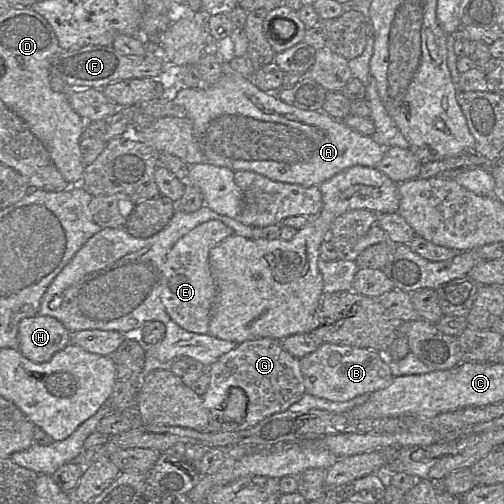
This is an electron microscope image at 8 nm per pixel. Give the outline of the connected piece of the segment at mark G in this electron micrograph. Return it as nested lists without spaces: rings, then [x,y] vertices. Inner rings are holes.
[[[260,338],[256,340],[238,343],[231,351],[223,354],[220,358],[207,368],[210,383],[207,391],[202,396],[203,406],[209,410],[208,432],[239,431],[247,430],[255,426],[264,418],[288,410],[298,402],[305,394],[304,380],[300,367],[300,360],[286,351],[280,340],[273,338]],[[232,387],[241,388],[247,396],[247,410],[242,422],[223,421],[223,410],[228,391]]]

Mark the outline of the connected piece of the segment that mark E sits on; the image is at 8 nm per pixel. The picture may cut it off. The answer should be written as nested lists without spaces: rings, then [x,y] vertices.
[[[210,220],[199,224],[181,237],[167,254],[163,265],[161,300],[174,322],[187,331],[208,334],[211,309],[216,297],[216,284],[209,266],[209,253],[222,240],[231,236],[232,229],[219,220]]]

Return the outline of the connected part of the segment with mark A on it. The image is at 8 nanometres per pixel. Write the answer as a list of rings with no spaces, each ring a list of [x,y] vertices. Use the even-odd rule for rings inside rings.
[[[223,63],[221,78],[210,86],[183,88],[173,99],[185,109],[186,117],[193,125],[194,140],[206,158],[205,163],[226,167],[232,171],[251,171],[271,180],[299,184],[303,187],[319,186],[339,172],[362,165],[376,168],[383,159],[384,148],[371,136],[362,135],[322,110],[302,110],[280,100],[276,93],[258,89],[251,78],[232,70]]]

